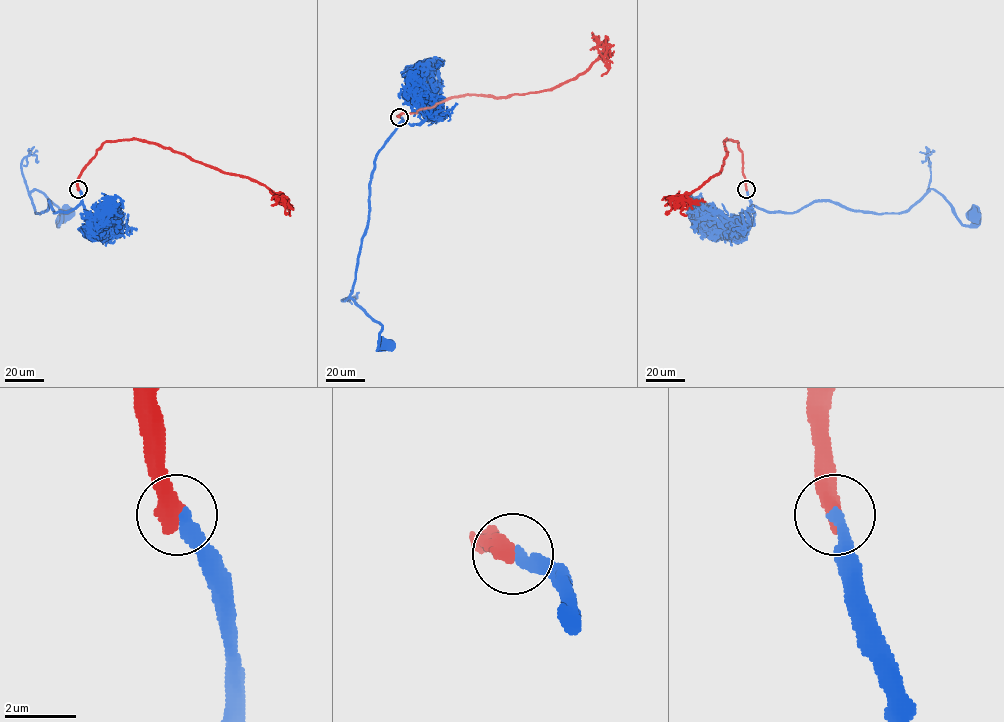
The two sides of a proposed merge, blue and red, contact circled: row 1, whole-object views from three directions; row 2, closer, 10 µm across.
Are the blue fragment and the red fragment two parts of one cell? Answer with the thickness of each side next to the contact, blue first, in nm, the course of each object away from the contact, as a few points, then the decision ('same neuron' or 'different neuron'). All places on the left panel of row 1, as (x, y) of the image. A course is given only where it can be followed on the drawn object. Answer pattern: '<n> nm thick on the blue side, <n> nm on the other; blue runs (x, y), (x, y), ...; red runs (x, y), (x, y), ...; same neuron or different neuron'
360 nm thick on the blue side, 500 nm on the other; blue runs (79, 189), (68, 211), (49, 201), (36, 213), (29, 194), (58, 208), (58, 226), (65, 214); red runs (79, 189), (82, 170), (104, 143), (137, 139), (262, 183), (285, 199), (290, 215); same neuron

